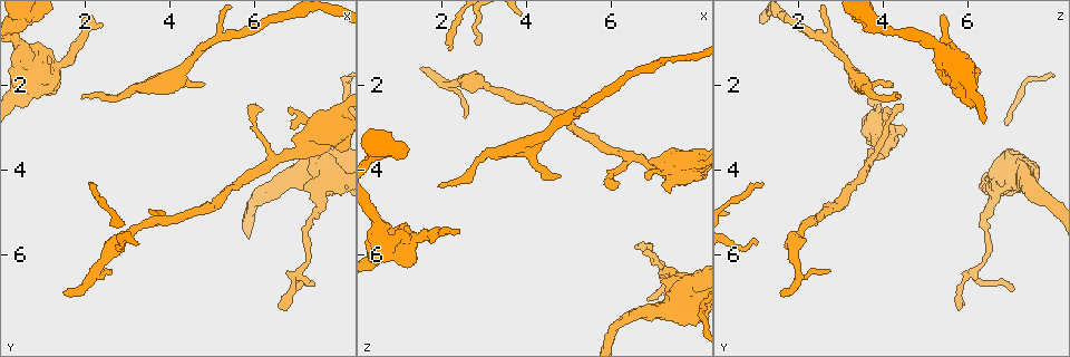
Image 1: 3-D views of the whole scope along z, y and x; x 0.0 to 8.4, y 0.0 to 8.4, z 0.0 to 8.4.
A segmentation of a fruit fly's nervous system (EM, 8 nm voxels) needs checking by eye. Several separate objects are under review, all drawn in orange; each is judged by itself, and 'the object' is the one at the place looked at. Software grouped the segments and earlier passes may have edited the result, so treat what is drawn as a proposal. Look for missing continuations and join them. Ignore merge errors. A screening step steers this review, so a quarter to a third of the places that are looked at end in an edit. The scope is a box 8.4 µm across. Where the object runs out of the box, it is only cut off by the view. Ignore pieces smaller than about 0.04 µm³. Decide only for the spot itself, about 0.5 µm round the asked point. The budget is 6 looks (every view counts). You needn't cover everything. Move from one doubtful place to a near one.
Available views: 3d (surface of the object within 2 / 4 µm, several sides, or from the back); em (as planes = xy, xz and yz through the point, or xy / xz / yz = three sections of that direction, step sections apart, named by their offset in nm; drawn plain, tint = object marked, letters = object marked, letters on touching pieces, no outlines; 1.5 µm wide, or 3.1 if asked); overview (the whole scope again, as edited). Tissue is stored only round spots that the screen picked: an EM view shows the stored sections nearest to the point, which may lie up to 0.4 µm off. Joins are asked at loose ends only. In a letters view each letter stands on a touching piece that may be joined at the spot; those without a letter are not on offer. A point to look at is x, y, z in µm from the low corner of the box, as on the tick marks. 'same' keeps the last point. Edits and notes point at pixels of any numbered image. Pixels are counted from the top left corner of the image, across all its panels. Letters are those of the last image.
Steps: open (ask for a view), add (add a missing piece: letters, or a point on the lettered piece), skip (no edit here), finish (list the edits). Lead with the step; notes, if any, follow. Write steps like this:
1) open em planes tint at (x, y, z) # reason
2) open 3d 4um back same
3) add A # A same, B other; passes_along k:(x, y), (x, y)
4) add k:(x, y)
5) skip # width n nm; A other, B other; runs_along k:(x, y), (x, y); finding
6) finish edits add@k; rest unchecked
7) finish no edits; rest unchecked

open 3d 2um at (6.75, 2.55, 4.15) # free end

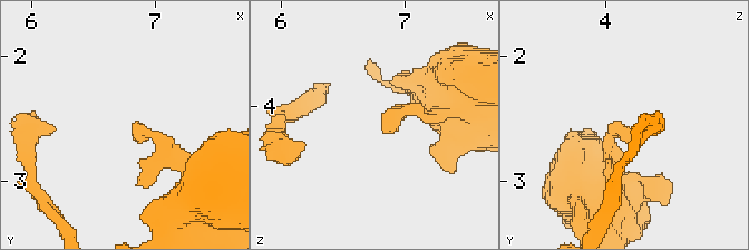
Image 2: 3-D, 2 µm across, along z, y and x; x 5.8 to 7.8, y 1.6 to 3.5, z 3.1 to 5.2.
open em planes letters at (6.80, 2.56, 4.14) # shape alone is not enough

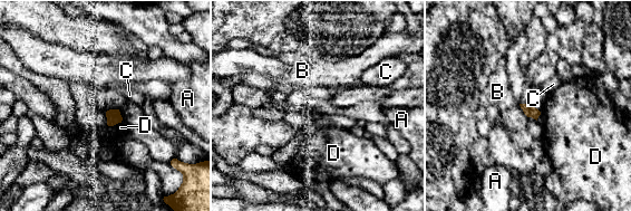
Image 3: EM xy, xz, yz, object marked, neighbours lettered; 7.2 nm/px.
skip # A other, B other, C other, D other; border 3:(123, 118), (110, 126); none of them fits

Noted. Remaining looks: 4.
open 3d 4um at (2.00, 2.25, 4.40) # thin end

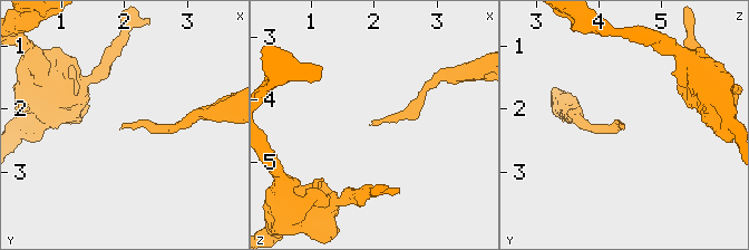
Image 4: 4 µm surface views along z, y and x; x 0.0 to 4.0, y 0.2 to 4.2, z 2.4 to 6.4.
open em planes plain at (1.95, 2.25, 4.35) # now the EM

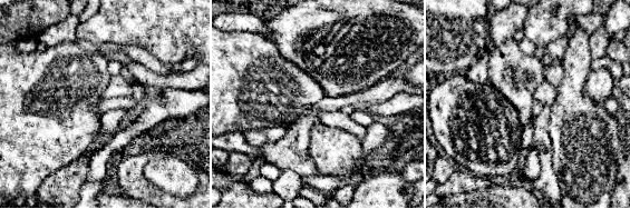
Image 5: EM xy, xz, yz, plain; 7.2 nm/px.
open em planes letters same # see the neighbours

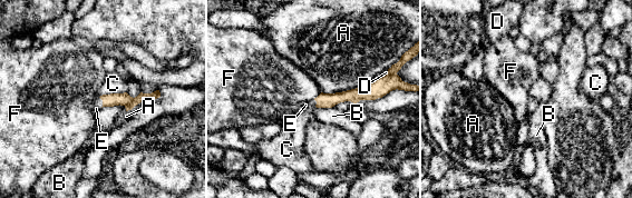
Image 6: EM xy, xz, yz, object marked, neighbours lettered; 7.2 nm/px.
add E # width 100 nm; longest_contact A 460 nm; A other, B other, C other, D other, E same, F other; it goes on there

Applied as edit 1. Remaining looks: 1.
finish edits add@6; rest unchecked

